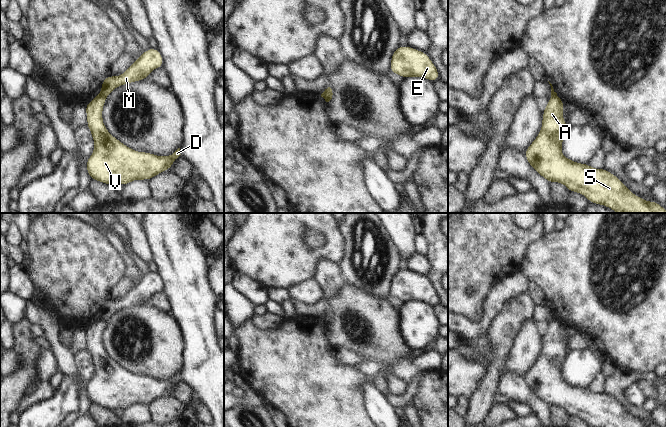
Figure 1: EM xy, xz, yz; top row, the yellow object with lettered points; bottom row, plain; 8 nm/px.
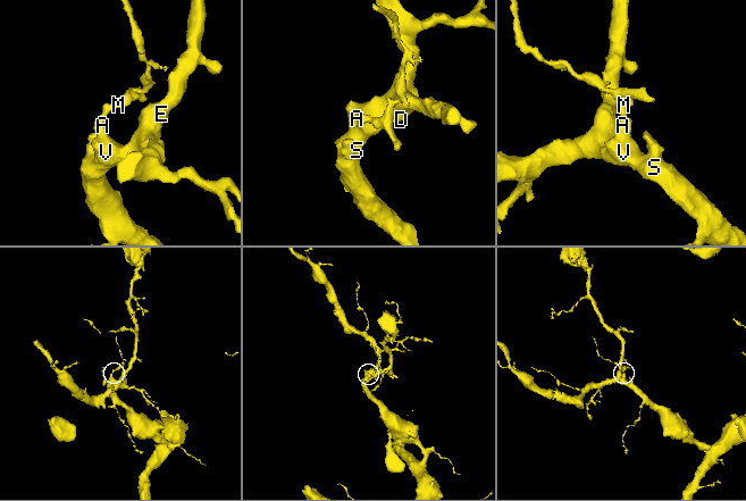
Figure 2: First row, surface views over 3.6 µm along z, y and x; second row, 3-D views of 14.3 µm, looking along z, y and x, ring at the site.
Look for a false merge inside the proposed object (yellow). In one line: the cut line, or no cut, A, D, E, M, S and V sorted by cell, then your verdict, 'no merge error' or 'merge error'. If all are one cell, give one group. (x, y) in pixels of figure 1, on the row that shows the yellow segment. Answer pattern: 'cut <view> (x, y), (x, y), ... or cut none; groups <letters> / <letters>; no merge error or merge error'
cut xy (99, 94), (105, 98); groups A D E S V / M; merge error

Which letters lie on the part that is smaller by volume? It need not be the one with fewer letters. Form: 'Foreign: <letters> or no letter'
Foreign: M.

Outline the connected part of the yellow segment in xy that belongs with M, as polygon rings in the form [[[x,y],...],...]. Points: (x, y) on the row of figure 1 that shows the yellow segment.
[[[149,48],[142,52],[139,58],[132,63],[120,76],[107,76],[102,81],[99,95],[107,96],[117,87],[149,78],[149,74],[156,68],[163,67],[163,57],[157,48]]]

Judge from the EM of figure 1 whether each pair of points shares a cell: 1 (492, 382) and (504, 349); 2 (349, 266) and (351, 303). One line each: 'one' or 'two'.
1: one
2: two

